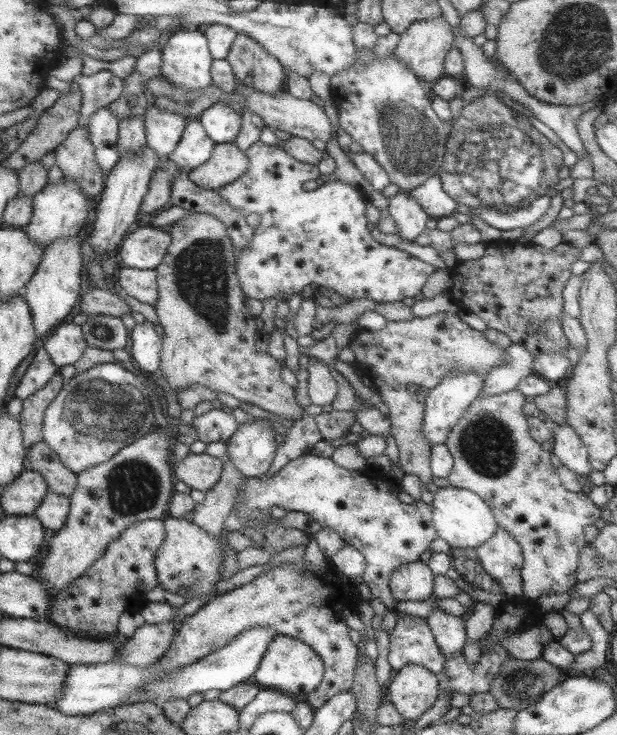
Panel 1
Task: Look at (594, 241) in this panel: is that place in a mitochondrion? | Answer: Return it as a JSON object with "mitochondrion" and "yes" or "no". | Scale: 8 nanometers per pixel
{"mitochondrion":"no"}

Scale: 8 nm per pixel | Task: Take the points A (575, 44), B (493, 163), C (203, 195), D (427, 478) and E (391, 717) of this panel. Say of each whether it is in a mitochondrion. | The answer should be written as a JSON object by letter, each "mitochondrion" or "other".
{"A":"mitochondrion","B":"mitochondrion","C":"other","D":"other","E":"other"}

